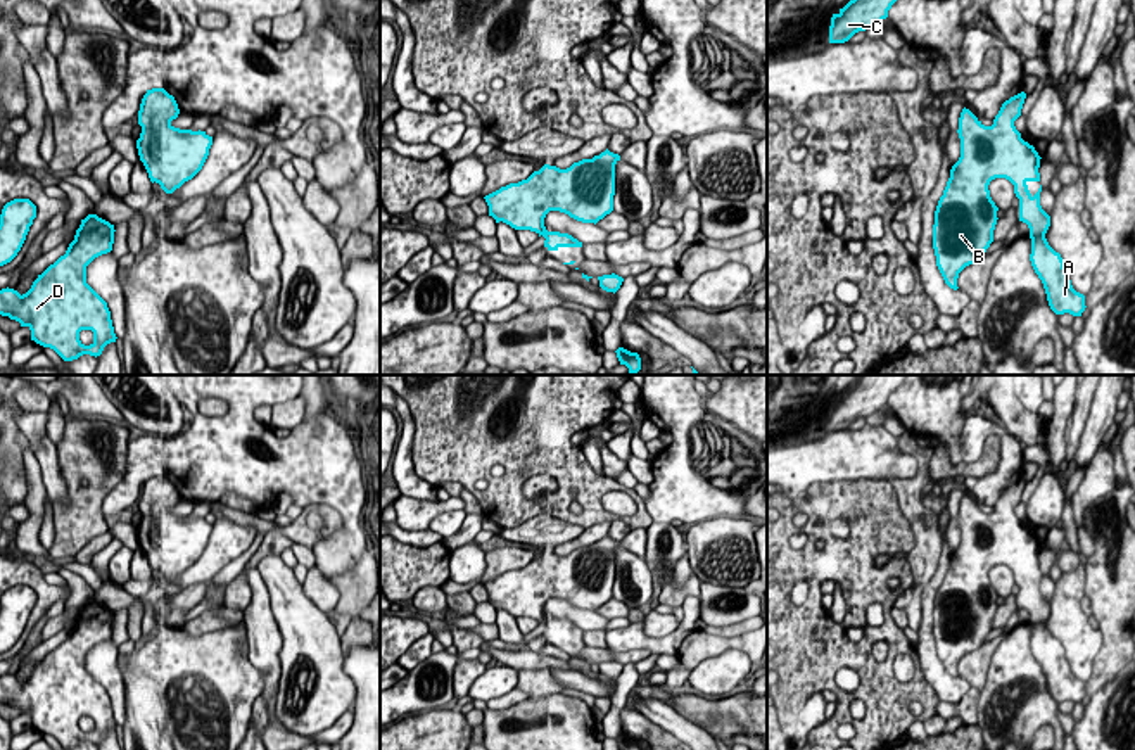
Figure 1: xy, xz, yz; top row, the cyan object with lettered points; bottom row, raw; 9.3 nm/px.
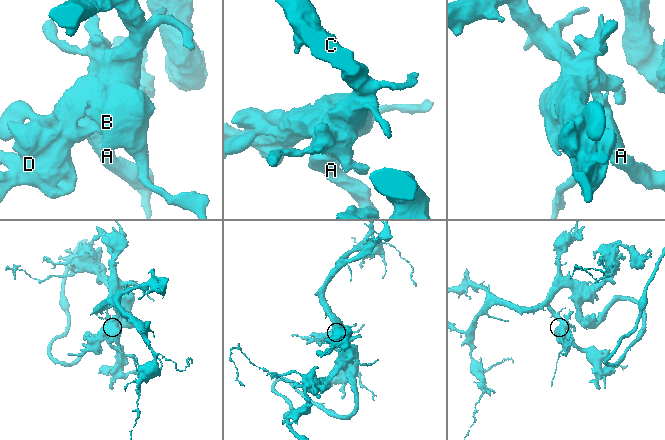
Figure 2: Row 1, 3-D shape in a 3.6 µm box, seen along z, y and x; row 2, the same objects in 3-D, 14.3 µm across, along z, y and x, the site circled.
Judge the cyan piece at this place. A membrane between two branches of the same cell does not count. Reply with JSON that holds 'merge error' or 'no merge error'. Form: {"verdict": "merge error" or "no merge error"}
{"verdict": "no merge error"}

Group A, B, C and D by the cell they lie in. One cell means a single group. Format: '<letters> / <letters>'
A B C D

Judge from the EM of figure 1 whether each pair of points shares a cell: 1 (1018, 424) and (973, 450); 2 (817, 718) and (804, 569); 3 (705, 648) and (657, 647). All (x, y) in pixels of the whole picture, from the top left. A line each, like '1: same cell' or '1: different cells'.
1: different cells
2: different cells
3: different cells

